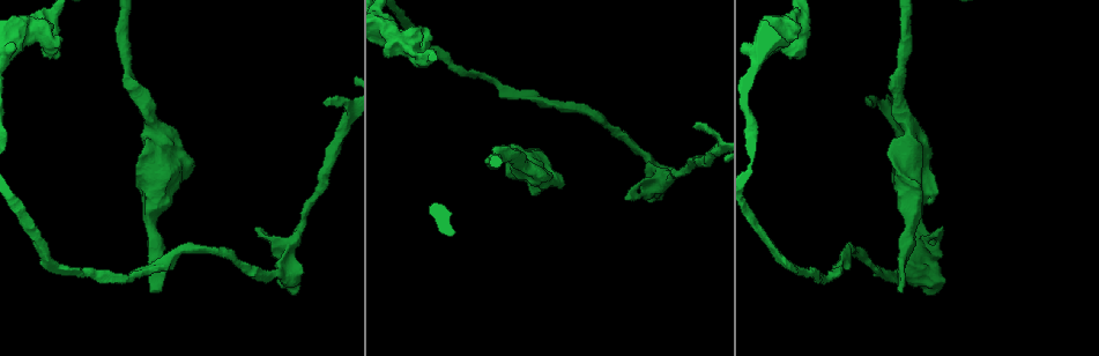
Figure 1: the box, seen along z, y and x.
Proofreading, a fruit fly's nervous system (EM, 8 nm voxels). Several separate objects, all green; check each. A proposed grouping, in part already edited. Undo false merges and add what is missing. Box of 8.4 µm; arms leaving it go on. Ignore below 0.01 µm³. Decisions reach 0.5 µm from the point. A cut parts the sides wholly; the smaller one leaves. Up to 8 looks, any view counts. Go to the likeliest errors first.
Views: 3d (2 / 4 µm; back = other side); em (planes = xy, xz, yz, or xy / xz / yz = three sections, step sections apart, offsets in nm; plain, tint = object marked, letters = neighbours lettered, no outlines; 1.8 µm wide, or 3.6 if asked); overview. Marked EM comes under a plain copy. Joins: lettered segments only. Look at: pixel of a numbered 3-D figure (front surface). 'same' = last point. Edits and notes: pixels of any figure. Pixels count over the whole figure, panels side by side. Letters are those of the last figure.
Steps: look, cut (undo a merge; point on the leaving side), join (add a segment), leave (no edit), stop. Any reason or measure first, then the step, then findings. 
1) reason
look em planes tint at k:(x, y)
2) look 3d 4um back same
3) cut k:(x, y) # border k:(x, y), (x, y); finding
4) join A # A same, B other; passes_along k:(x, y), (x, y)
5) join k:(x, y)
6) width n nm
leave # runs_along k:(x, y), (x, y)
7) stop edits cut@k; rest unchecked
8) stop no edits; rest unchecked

long arm stops here
look 3d 2um at 1:(902, 290)

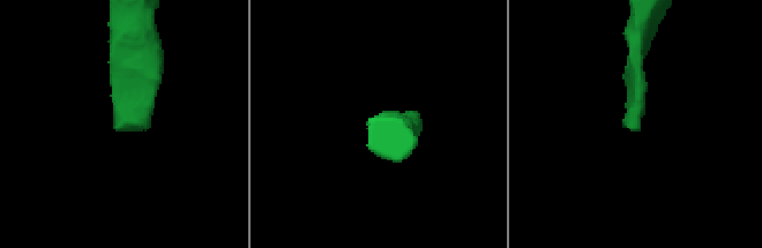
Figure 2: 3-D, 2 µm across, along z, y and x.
look em planes letters at 2:(639, 129)

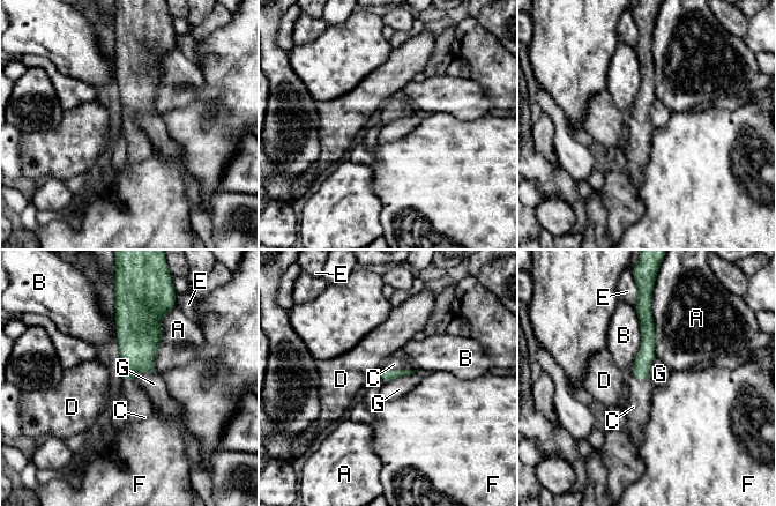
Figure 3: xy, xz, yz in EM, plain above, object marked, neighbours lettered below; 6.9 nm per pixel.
join 3:(394, 364) # A other, B other, C same, D other, E other, F other, G other; passes_along 3:(386, 376), (398, 370), (394, 364); it goes on there

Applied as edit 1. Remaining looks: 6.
see it whole again
look overview

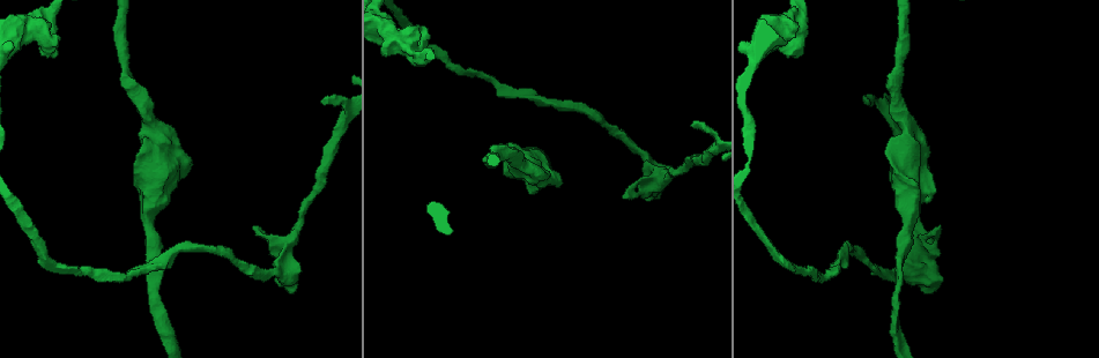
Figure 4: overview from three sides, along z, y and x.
sharp bend
look em xy step 4 tint at 4:(414, 51)

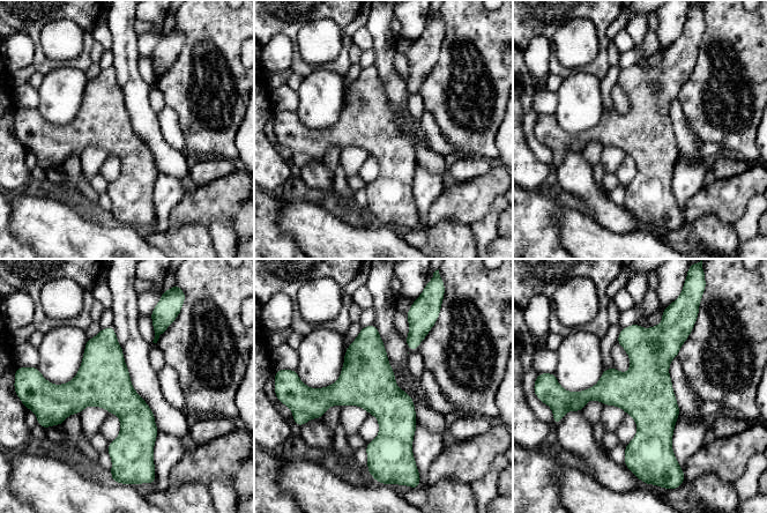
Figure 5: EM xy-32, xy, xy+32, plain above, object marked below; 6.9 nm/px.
look em planes tint same

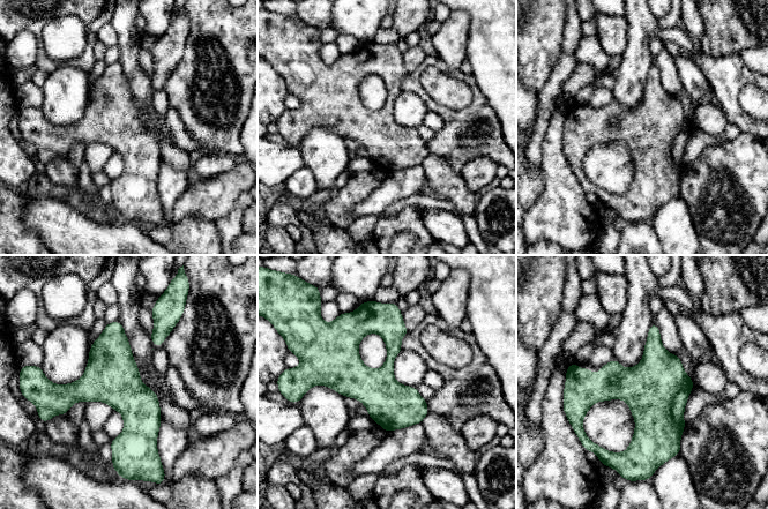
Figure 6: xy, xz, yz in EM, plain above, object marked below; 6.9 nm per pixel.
what lies round it
look em planes letters same

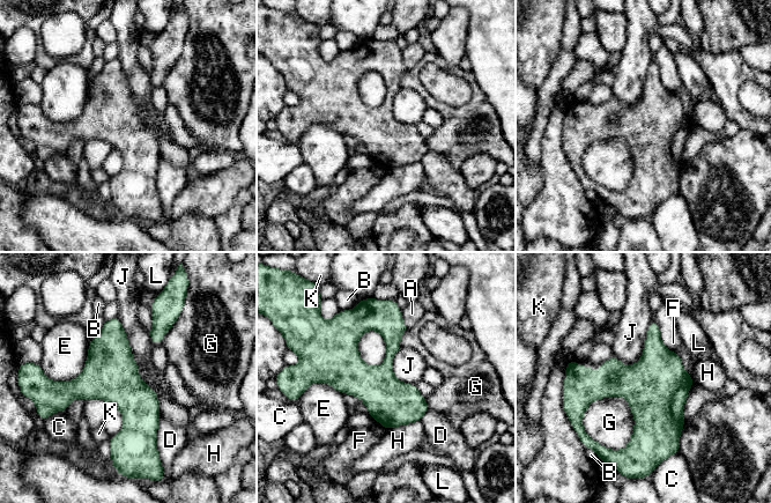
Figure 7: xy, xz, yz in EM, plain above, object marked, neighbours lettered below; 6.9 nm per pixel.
leave # A other, B other, C other, D other, E other, F other, G other, H other, J other, K other, L other; all the same cell

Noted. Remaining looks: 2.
look em 3.6um planes letters at 4:(867, 101)

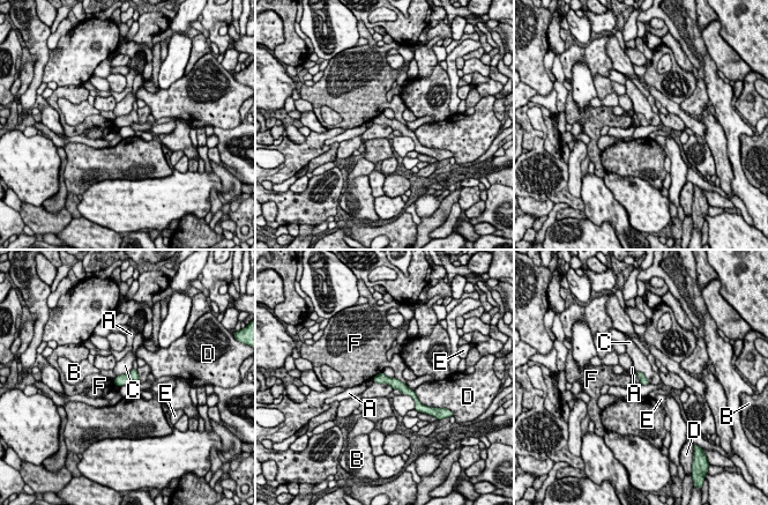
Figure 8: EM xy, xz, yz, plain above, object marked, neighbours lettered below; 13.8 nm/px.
leave # A other, B other, C other, D other, E other, F other; border 8:(373, 380), (387, 383), (393, 388); no lettered segment goes on from it

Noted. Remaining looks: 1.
stop edits join@3; rest unchecked

